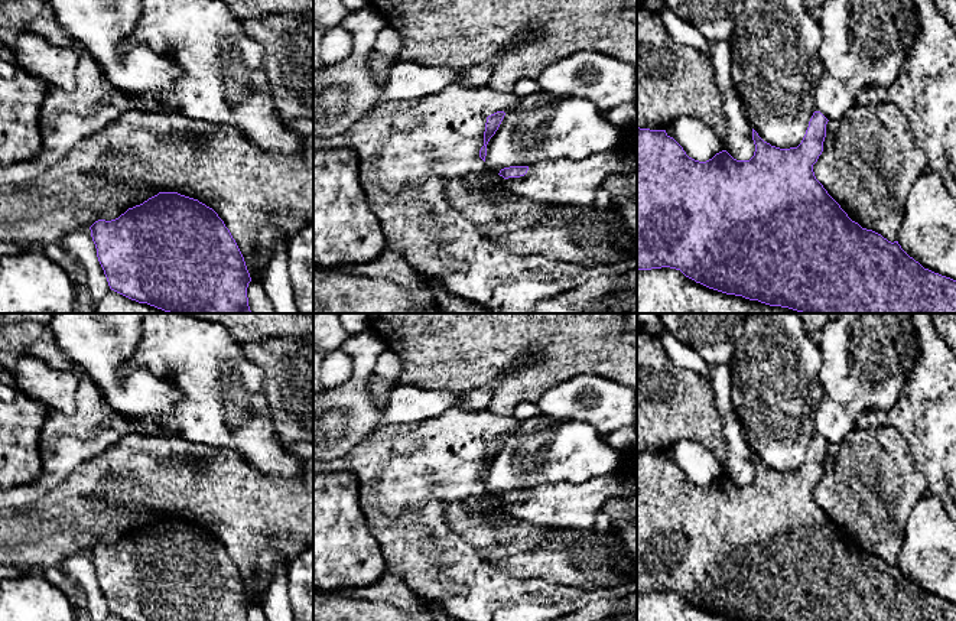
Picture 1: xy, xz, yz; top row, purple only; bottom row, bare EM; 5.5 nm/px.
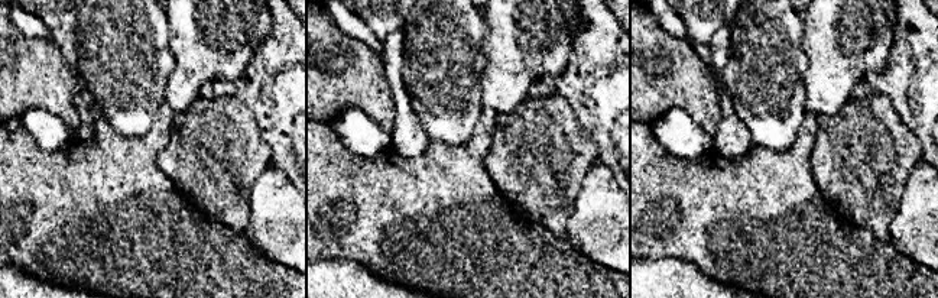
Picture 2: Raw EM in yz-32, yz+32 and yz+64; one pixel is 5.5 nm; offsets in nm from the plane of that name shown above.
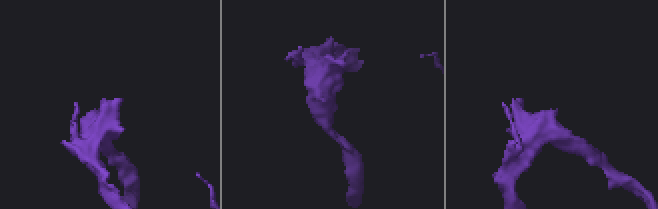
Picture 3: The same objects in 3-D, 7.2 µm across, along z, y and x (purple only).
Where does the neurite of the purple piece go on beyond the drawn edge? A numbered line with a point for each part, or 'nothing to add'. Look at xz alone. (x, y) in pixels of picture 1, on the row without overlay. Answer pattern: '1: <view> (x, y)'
nothing to add

